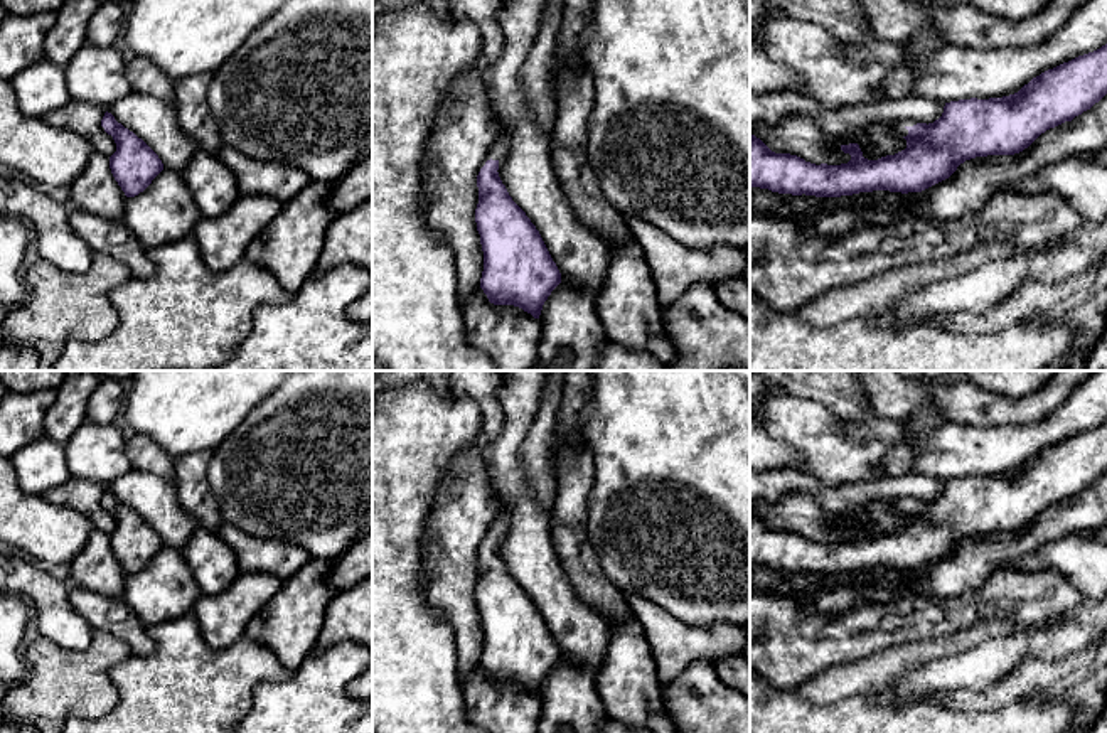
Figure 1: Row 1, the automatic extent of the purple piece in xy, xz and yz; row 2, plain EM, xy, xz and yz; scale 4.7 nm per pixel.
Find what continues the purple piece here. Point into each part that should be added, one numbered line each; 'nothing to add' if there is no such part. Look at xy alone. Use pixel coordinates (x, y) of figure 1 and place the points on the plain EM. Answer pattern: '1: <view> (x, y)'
nothing to add

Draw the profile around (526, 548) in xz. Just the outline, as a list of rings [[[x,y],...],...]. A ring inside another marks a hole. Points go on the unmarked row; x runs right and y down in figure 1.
[[[499,371],[500,388],[497,399],[504,411],[504,428],[484,450],[490,485],[499,499],[497,514],[504,507],[511,511],[507,531],[499,539],[497,549],[512,578],[539,608],[561,650],[561,657],[575,666],[591,669],[596,676],[605,662],[607,647],[610,644],[610,627],[571,586],[553,544],[549,514],[539,506],[519,457],[521,445],[536,420],[548,372],[549,371]]]

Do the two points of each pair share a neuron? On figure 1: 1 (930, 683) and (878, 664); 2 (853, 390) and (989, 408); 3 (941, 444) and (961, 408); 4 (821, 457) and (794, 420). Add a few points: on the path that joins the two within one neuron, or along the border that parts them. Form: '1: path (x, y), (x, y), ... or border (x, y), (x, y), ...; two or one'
1: border (942, 656), (909, 671), (887, 691), (873, 696); two
2: path (887, 391), (895, 398), (942, 398), (956, 403); one
3: border (946, 420), (993, 427); two
4: path (821, 449), (802, 428); one

